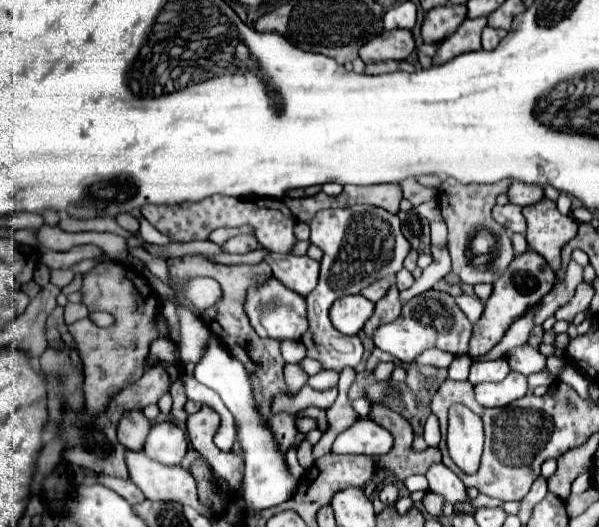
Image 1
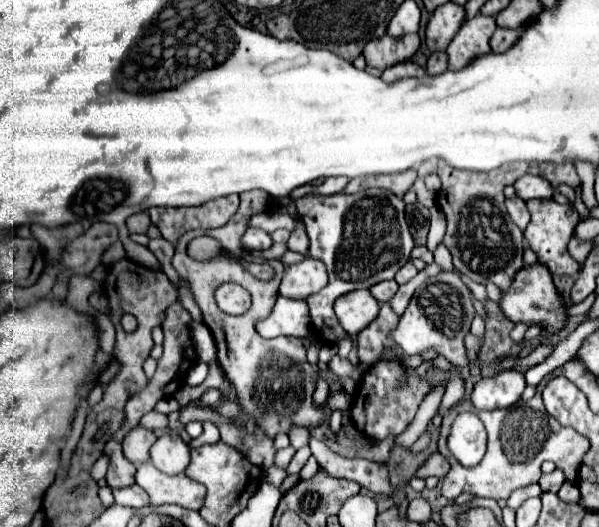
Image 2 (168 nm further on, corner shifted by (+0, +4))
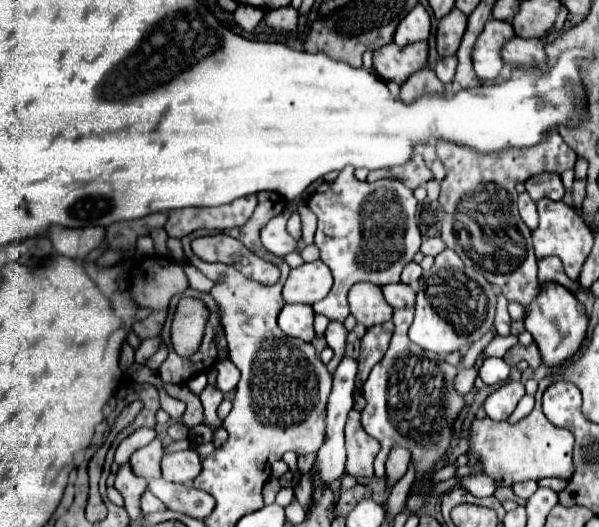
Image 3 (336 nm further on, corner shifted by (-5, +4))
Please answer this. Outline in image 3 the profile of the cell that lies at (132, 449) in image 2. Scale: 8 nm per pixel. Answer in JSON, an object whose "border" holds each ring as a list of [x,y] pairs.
{"border":[[[153,439],[149,445],[137,449],[131,455],[129,463],[131,463],[135,475],[145,477],[145,479],[157,479],[157,477],[161,477],[161,469],[159,469],[161,457],[163,457],[163,445],[159,439]]]}

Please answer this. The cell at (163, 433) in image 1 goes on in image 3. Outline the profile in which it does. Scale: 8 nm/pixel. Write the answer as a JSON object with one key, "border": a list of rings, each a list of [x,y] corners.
{"border":[[[173,451],[165,453],[161,461],[163,477],[177,483],[191,483],[201,473],[201,459],[195,451]]]}

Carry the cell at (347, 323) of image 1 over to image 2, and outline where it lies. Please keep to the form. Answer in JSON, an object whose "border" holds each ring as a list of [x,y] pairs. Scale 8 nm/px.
{"border":[[[358,289],[336,299],[334,311],[344,331],[358,335],[364,327],[368,327],[368,323],[372,323],[372,319],[376,319],[380,305],[368,289]]]}

